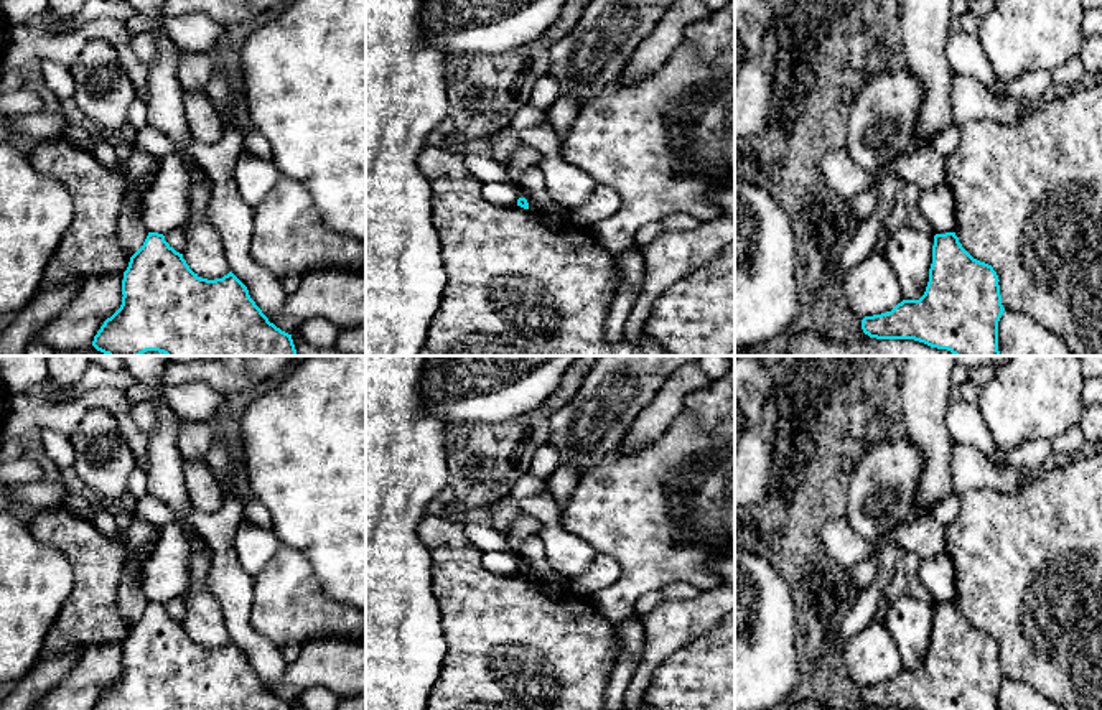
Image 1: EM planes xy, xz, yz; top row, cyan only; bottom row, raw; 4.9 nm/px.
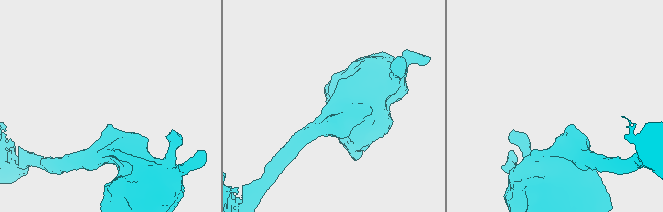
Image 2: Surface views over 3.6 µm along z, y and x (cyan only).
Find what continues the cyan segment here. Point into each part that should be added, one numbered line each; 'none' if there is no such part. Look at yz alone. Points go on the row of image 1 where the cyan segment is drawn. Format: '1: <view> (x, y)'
none

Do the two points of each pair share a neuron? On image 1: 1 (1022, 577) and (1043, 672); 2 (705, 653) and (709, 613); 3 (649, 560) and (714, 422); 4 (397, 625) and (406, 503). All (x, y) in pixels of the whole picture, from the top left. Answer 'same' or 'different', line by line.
1: same
2: different
3: same
4: same

